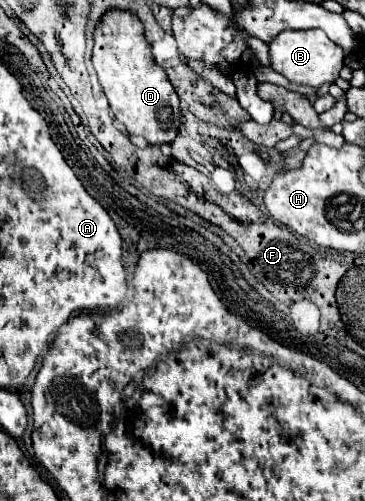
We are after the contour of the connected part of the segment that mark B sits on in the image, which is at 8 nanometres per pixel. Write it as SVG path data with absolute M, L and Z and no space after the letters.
M305 29L305 31L283 31L279 33L271 45L271 67L285 75L289 81L321 87L323 83L335 83L339 79L339 71L343 67L345 51L337 43L333 43L321 29Z

